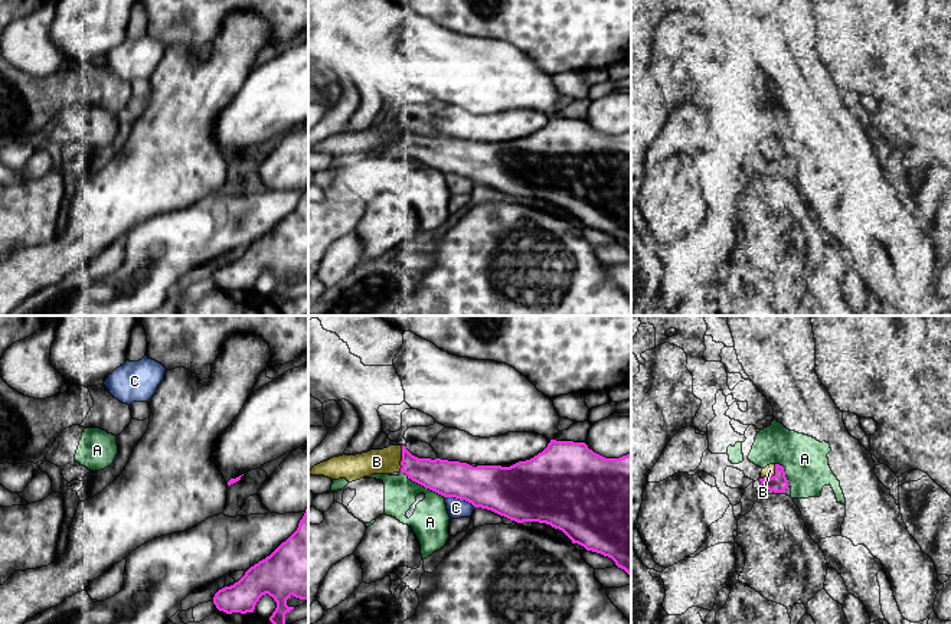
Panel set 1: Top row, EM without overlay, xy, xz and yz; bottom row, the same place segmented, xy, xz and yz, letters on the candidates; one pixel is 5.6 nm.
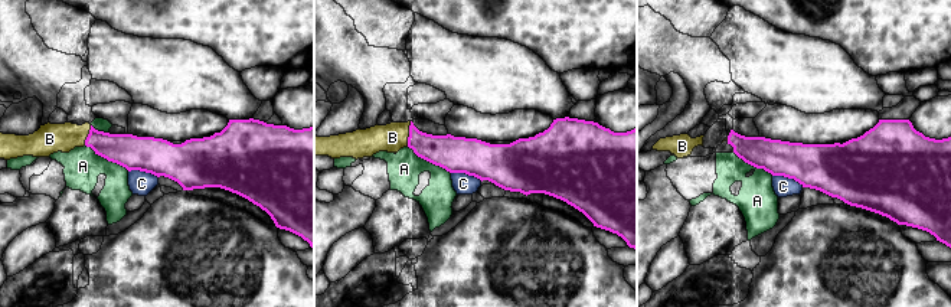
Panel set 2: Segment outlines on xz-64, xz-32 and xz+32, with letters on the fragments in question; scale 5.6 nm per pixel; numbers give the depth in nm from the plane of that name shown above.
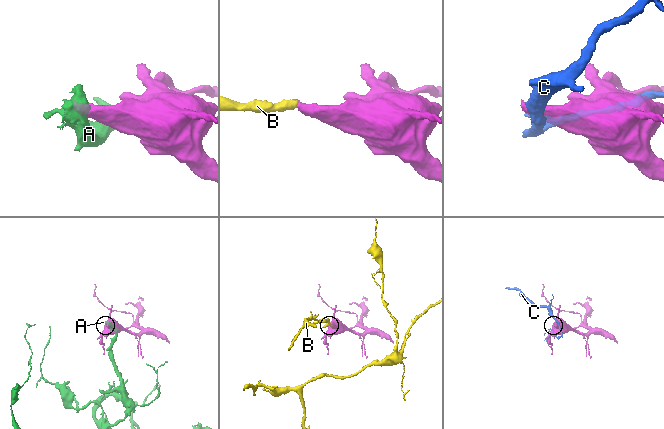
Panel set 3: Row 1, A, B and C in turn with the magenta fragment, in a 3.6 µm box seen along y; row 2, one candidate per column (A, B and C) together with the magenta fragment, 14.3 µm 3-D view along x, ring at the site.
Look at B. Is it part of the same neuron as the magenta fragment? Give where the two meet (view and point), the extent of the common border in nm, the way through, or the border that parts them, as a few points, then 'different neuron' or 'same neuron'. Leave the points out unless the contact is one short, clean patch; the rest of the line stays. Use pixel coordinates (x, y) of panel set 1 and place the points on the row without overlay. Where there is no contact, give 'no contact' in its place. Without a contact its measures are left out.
meets magenta in xz at (402, 136); contact 150 nm long; same neuron

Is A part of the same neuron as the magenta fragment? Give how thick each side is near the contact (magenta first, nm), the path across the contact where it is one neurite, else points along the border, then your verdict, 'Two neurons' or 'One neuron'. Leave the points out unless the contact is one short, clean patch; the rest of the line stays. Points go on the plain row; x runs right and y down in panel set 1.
Thickness 200 nm (magenta) against 220 nm. Two neurons

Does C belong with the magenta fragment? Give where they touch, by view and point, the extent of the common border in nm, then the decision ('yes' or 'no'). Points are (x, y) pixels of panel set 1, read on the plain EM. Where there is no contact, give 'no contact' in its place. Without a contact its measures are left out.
contact xz (460, 176); length 180 nm; no

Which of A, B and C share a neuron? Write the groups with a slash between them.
A / B / C

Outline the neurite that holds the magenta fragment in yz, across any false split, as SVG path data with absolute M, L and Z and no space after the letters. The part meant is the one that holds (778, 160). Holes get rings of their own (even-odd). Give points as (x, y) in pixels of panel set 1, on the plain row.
M769 141L761 148L759 159L764 164L774 170L782 170L788 166L784 144L780 141Z

